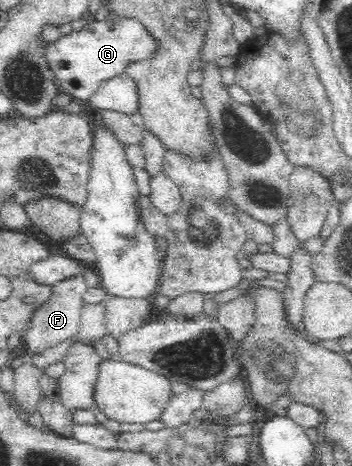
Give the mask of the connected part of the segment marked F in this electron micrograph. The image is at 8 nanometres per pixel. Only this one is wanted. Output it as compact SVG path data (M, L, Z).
M84 273L71 275L63 281L57 281L51 286L51 297L31 313L29 317L29 325L22 339L23 348L31 351L31 353L43 353L51 347L63 341L69 341L73 335L77 334L79 329L79 321L81 311L83 310L83 297L87 291L87 283L85 283Z

